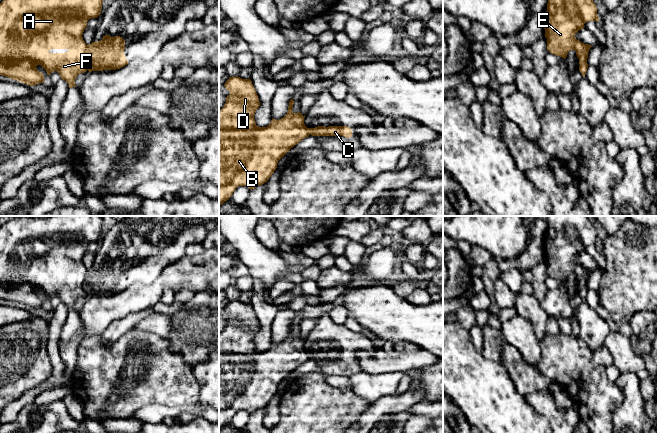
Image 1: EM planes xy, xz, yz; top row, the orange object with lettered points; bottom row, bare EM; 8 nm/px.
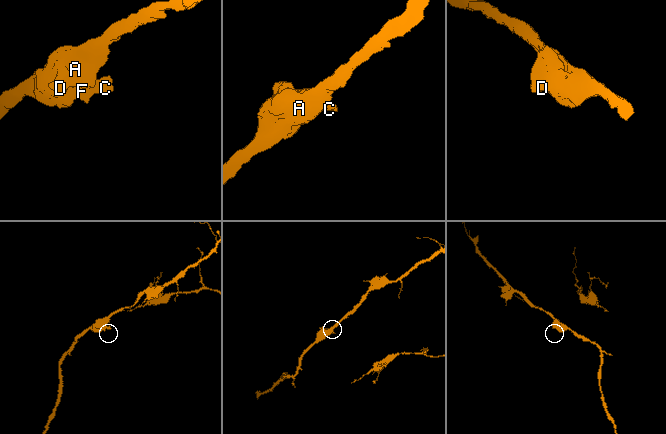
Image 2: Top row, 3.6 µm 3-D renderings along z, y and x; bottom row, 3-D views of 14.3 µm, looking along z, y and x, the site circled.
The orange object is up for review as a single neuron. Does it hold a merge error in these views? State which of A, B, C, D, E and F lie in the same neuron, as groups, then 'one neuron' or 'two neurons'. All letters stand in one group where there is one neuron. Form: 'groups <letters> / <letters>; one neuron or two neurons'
groups A B D E F / C; two neurons

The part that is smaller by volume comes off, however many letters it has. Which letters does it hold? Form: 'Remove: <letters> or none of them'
Remove: C

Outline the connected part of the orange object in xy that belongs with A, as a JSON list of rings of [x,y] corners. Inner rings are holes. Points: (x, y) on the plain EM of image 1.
[[[12,216],[0,227],[0,299],[34,310],[44,306],[43,297],[36,292],[41,289],[50,299],[57,295],[69,312],[76,311],[78,298],[87,295],[84,282],[87,268],[83,256],[91,242],[97,242],[102,233],[101,216]],[[51,273],[67,273],[65,277],[50,277]]]

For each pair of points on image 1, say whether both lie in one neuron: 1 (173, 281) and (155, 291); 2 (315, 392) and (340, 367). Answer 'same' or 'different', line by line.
1: same
2: different

